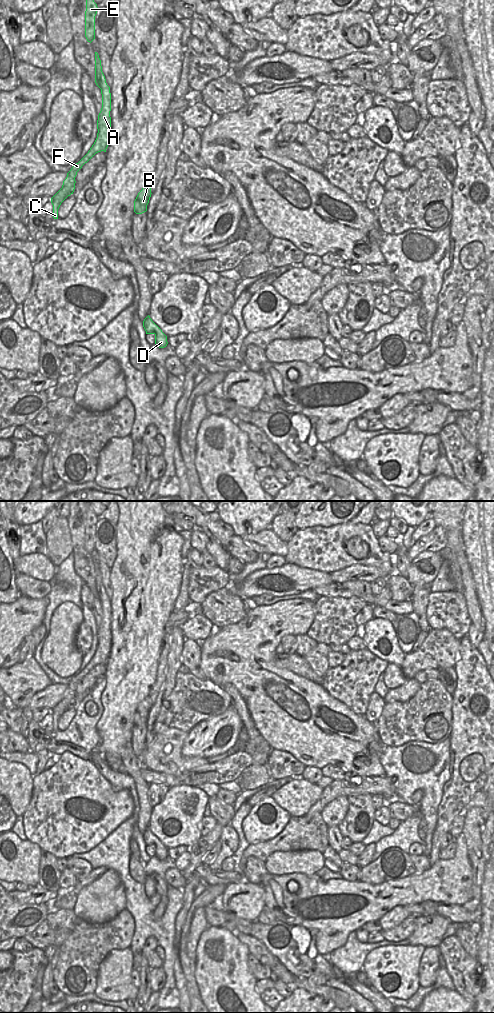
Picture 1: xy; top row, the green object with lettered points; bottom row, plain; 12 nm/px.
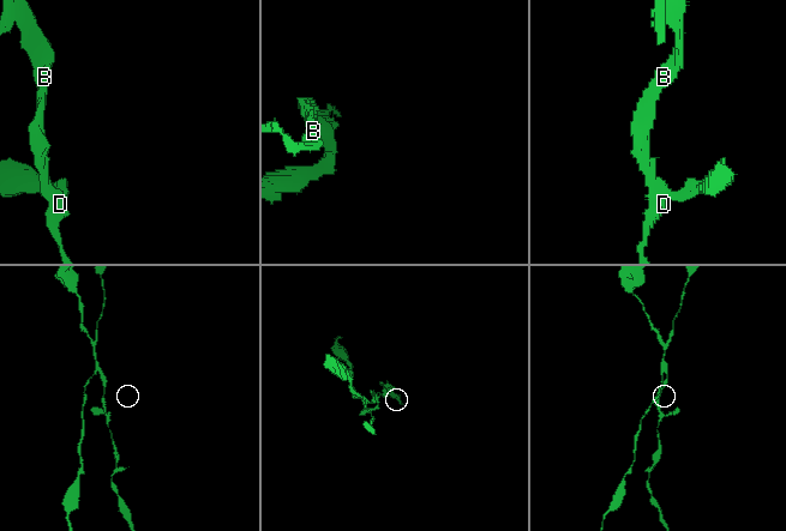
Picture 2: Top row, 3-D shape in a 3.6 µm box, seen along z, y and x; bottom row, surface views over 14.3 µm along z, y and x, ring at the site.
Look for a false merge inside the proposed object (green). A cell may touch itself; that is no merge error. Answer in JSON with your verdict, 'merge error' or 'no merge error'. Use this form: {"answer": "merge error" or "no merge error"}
{"answer": "merge error"}

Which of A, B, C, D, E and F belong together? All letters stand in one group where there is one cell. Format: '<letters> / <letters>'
A C F / B D E

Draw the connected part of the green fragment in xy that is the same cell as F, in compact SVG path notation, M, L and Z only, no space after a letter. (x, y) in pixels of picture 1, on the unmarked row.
M95 564L95 595L101 601L102 606L102 620L97 632L97 650L88 663L88 665L67 685L66 691L63 693L62 700L51 710L53 717L53 730L58 731L58 721L61 715L71 706L75 701L75 689L82 678L87 675L96 665L104 663L110 655L111 650L111 605L110 599L106 595L105 588L102 584L101 572L97 564Z

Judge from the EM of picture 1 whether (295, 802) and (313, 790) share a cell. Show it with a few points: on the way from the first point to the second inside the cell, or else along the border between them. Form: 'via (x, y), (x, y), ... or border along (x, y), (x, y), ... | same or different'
via (299, 798), (303, 794), (309, 793) | same

